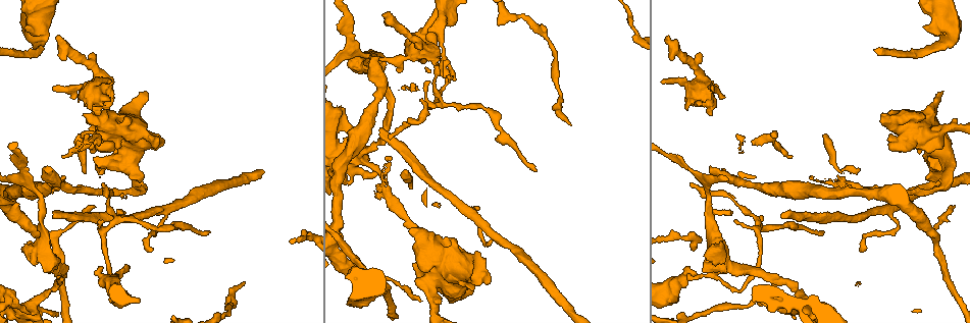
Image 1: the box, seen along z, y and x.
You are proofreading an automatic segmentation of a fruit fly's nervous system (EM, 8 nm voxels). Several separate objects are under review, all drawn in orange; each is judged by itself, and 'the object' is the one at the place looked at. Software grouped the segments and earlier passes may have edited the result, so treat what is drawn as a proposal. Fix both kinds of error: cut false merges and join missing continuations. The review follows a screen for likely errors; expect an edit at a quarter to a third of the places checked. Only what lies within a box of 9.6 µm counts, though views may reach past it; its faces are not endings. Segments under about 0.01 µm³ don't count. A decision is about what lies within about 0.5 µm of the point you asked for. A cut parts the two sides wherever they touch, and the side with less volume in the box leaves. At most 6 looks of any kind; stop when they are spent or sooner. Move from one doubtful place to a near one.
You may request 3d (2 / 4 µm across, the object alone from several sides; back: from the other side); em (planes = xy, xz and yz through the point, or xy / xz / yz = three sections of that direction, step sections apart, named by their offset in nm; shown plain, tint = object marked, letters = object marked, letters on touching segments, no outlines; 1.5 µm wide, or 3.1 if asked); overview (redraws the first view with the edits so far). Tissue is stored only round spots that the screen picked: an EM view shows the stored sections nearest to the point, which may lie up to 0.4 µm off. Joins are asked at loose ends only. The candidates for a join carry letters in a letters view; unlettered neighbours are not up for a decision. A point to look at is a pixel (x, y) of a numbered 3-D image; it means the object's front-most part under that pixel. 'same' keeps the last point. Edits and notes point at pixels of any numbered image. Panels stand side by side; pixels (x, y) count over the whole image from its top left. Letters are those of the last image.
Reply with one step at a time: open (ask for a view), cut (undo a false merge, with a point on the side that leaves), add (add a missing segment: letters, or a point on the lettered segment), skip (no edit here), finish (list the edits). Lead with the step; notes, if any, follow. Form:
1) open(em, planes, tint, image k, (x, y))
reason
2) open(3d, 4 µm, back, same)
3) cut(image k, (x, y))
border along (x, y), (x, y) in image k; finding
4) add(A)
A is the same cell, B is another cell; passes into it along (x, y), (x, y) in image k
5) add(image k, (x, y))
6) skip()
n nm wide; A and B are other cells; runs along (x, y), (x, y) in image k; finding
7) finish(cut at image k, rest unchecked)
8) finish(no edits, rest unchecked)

open(3d, 4 µm, image 1, (940, 92))

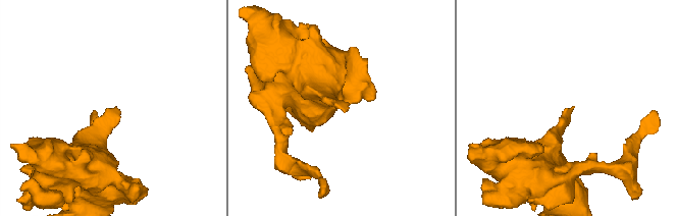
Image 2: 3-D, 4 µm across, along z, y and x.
open(em, planes, letters, image 2, (114, 107))

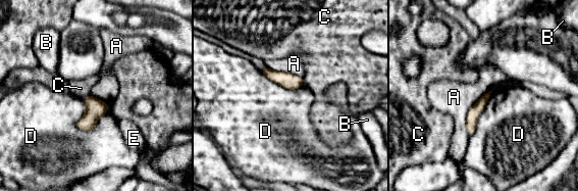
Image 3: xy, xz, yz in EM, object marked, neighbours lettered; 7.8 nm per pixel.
skip()
A, B, C, D and E are other cells; runs along (486, 96), (472, 115), (470, 132) in image 3; none of them fits

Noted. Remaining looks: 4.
open(3d, 2 µm, image 1, (61, 156))

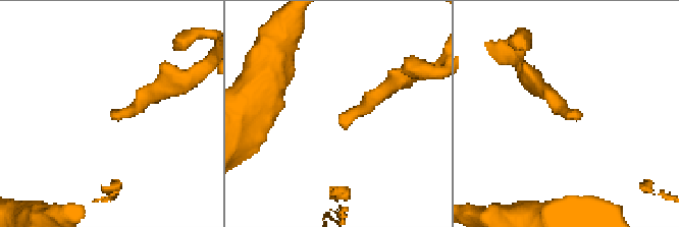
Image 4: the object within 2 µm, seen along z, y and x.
open(em, planes, plain, image 4, (112, 114))
shape alone is not enough

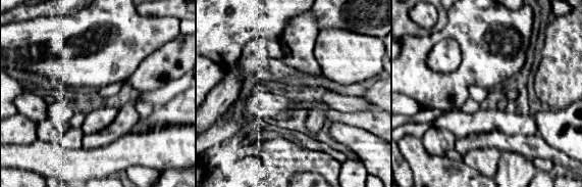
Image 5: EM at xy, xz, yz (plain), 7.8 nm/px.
open(em, planes, letters, same)
see the neighbours

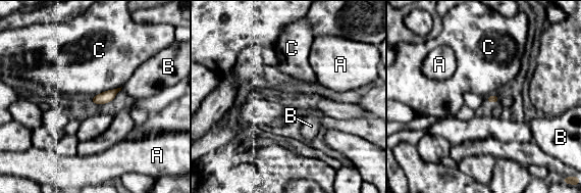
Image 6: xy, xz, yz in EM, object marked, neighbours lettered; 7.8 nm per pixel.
skip()
A, B and C are other cells; border along (121, 86), (102, 91), (90, 98) in image 6; none of them fits

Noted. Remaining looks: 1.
finish(no edits, rest unchecked)

